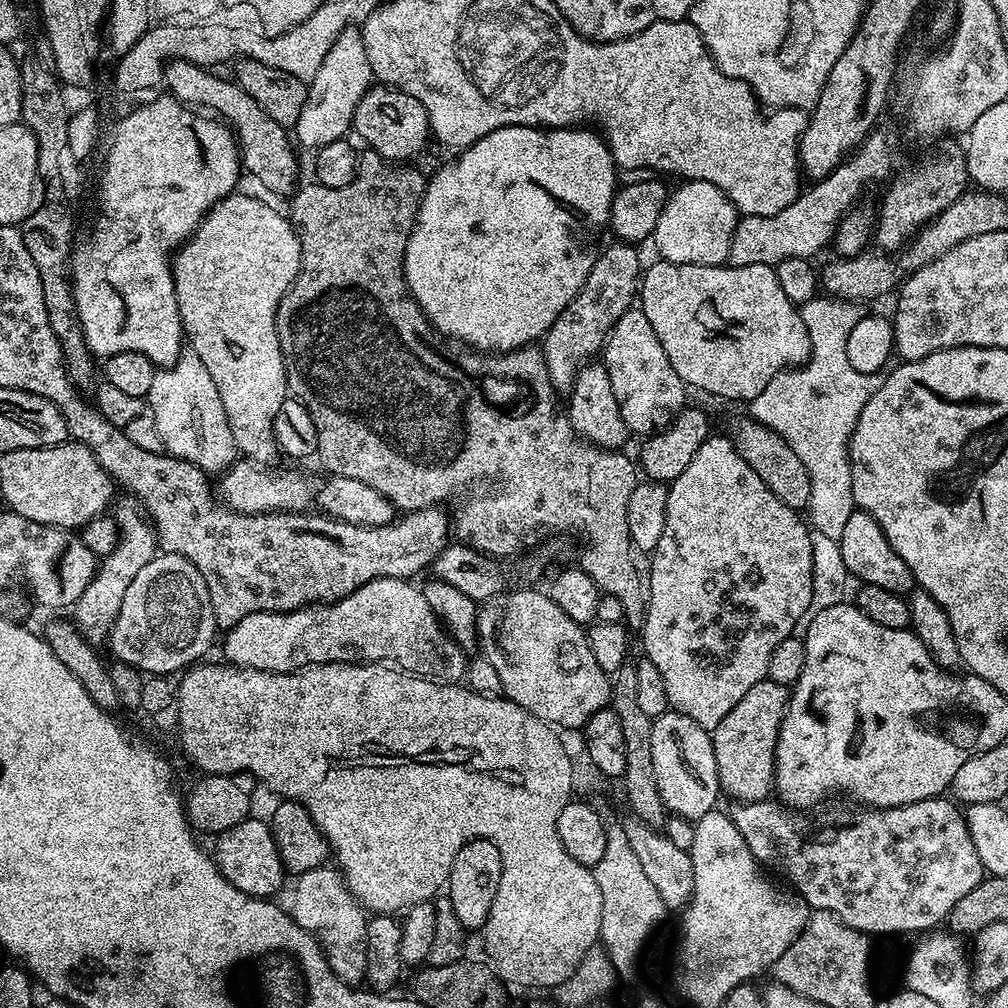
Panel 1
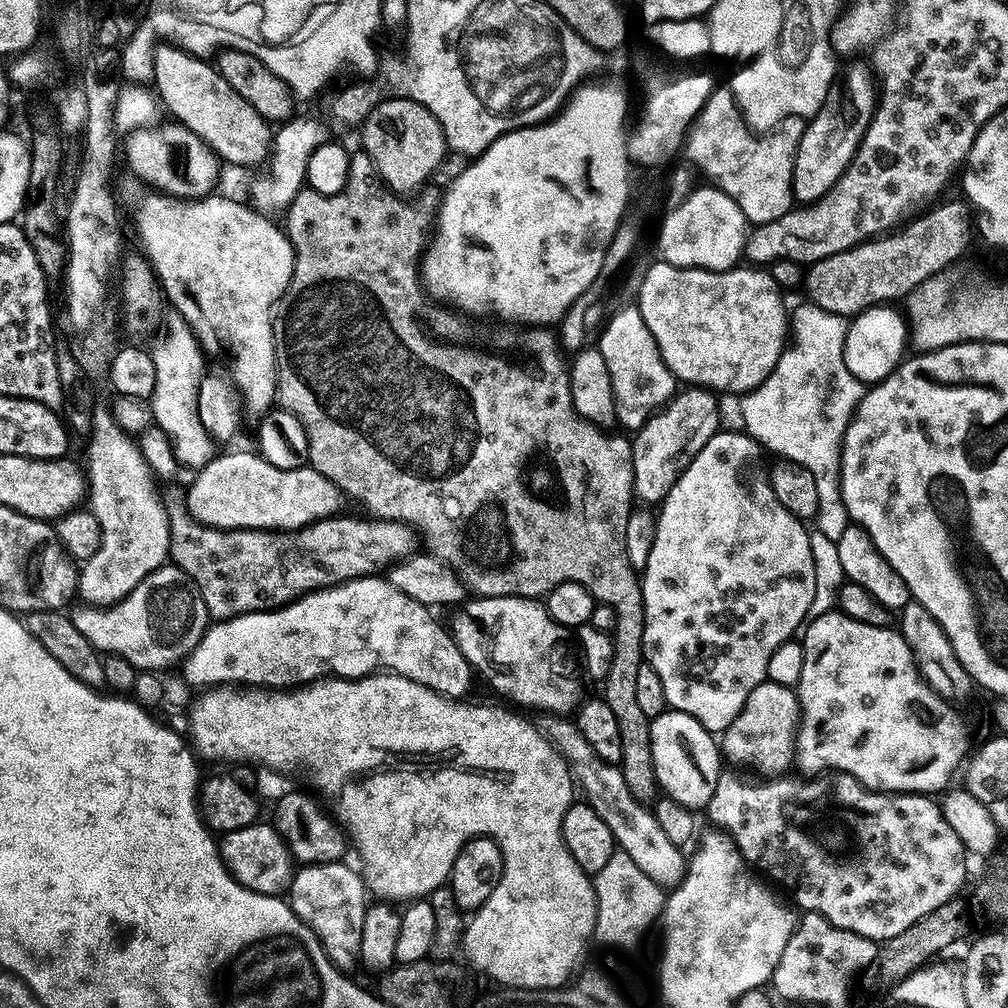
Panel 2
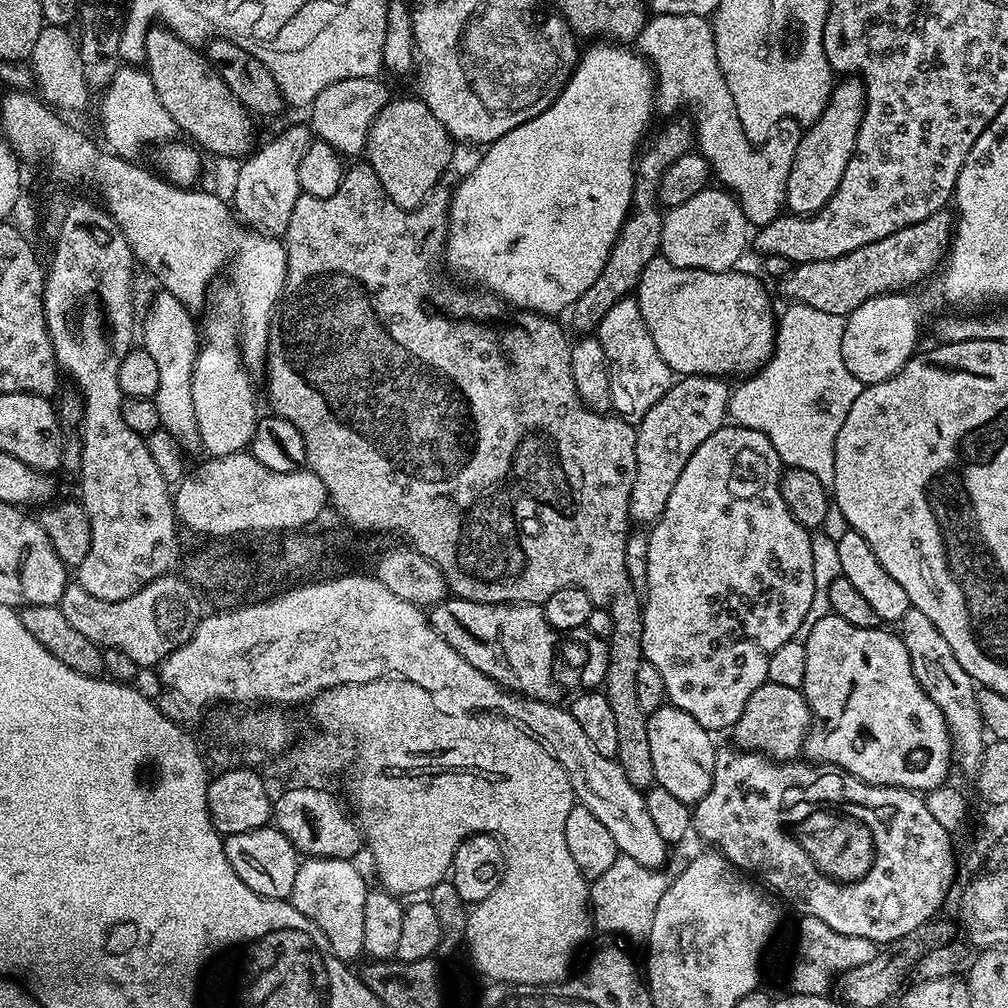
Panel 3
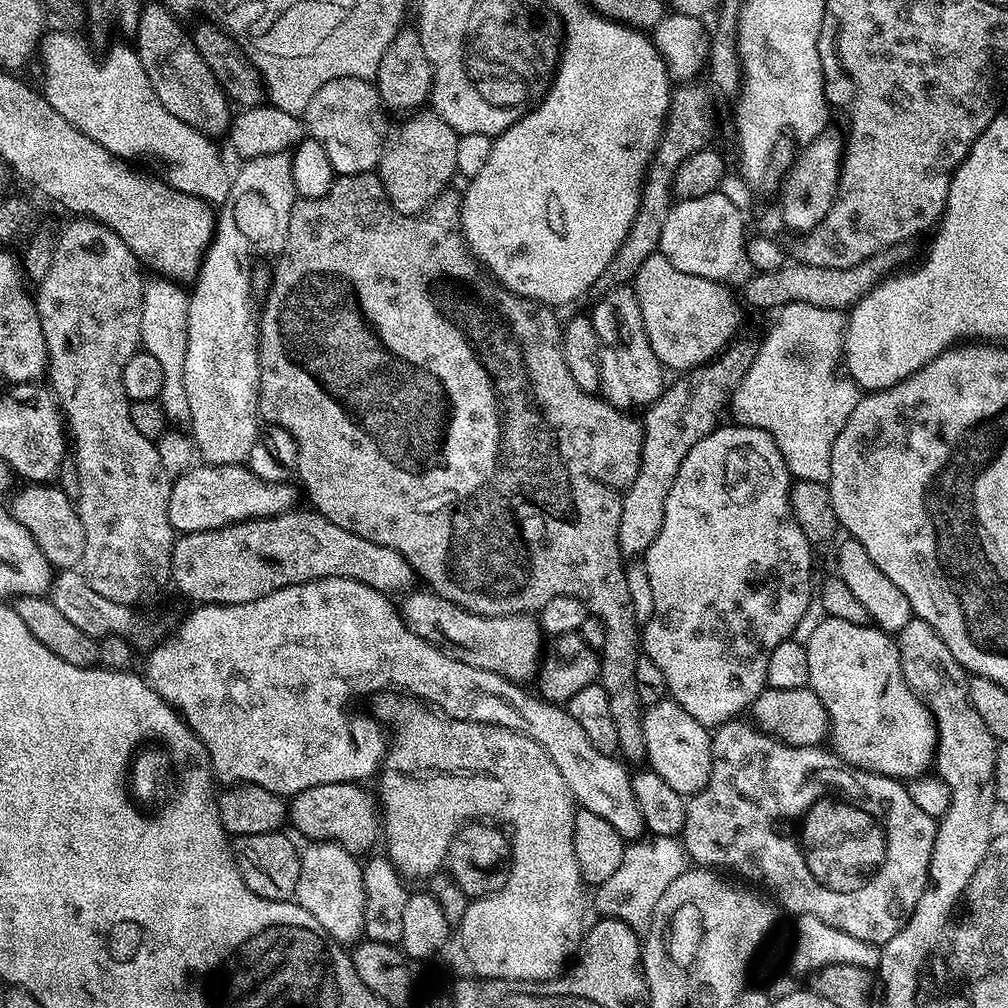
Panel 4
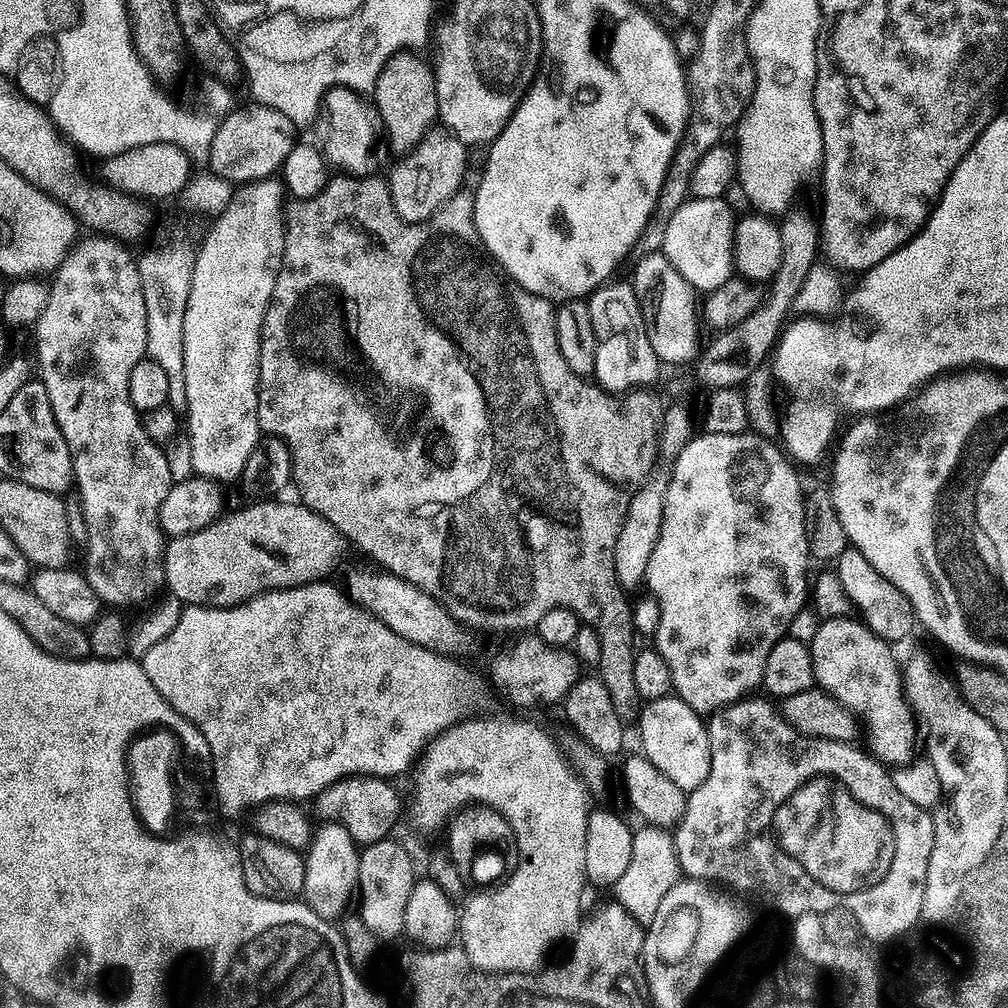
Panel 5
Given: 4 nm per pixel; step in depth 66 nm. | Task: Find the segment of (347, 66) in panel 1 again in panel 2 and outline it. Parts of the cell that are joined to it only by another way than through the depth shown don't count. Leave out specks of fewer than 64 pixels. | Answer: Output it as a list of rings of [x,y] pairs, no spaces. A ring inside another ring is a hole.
[[[293,115],[279,125],[274,136],[274,143],[270,153],[270,165],[272,164],[272,176],[260,176],[252,184],[251,207],[257,212],[276,214],[272,212],[287,213],[288,207],[294,202],[294,198],[305,187],[306,166],[310,162],[310,154],[318,146],[329,143],[328,128],[320,120],[312,116]]]

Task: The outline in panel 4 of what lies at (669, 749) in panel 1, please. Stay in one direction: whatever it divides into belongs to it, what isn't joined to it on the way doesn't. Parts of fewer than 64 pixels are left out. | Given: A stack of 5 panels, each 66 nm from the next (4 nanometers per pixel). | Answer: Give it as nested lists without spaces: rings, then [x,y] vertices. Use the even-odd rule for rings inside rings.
[[[665,698],[661,704],[651,705],[645,711],[644,737],[648,751],[647,763],[671,789],[685,798],[704,789],[712,769],[712,738],[709,729],[690,718],[690,714],[686,714],[686,710],[682,710],[675,700]]]

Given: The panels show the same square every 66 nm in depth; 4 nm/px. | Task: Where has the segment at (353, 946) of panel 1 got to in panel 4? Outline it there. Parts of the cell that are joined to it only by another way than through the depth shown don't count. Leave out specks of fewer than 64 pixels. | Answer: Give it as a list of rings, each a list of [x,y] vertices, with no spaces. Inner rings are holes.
[[[312,842],[300,852],[301,870],[295,903],[300,904],[322,925],[322,930],[345,946],[364,936],[364,869],[357,857],[331,842]]]

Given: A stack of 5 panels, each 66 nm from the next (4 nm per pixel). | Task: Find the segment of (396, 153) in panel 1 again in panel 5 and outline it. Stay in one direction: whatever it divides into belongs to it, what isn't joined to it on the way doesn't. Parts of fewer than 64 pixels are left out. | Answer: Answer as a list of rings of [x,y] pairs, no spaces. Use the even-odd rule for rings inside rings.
[[[436,126],[397,159],[400,161],[393,166],[392,173],[387,173],[386,179],[392,205],[402,219],[411,224],[429,220],[453,194],[461,191],[469,167],[468,156],[464,152],[467,152],[466,145],[453,132]]]

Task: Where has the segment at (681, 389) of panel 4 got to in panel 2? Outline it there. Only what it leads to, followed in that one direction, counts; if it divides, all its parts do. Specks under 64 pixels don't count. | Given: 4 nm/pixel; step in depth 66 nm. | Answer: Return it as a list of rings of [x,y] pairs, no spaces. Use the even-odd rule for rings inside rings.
[[[688,386],[683,390],[677,391],[676,395],[660,409],[656,415],[651,416],[647,422],[631,437],[632,441],[632,465],[634,466],[634,486],[632,487],[635,499],[637,501],[645,500],[653,506],[659,505],[670,494],[674,482],[690,466],[690,462],[714,438],[716,432],[721,431],[720,424],[720,404],[715,391],[699,386]]]

